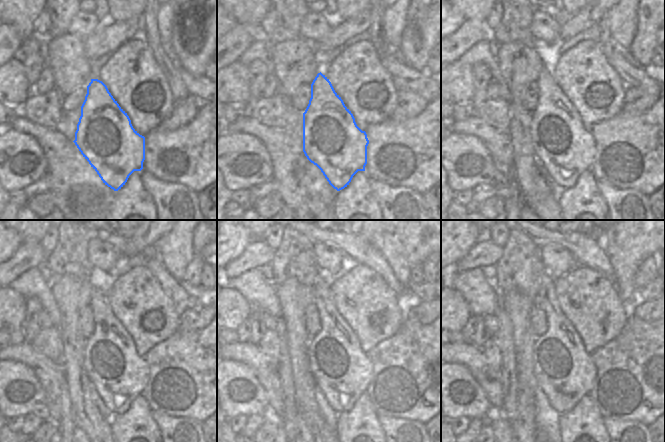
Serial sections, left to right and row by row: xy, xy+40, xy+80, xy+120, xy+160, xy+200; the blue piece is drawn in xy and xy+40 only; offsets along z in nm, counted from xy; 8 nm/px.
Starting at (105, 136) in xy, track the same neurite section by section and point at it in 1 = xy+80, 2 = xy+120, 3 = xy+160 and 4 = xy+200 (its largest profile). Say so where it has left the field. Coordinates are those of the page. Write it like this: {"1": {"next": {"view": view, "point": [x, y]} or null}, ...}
{"1": {"next": {"view": "xy+80", "point": [562, 146]}}, "2": {"next": {"view": "xy+120", "point": [118, 374]}}, "3": {"next": {"view": "xy+160", "point": [342, 371]}}, "4": {"next": {"view": "xy+200", "point": [564, 370]}}}

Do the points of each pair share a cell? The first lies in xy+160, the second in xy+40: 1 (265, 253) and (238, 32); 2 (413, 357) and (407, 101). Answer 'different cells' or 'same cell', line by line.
1: same cell
2: different cells

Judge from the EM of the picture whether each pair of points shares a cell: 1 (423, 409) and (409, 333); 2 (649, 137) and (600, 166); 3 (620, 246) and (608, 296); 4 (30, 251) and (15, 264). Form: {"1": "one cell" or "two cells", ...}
{"1": "one cell", "2": "one cell", "3": "two cells", "4": "one cell"}

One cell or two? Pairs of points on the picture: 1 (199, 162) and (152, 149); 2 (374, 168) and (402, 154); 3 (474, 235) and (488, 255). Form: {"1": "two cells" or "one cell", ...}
{"1": "one cell", "2": "one cell", "3": "two cells"}

